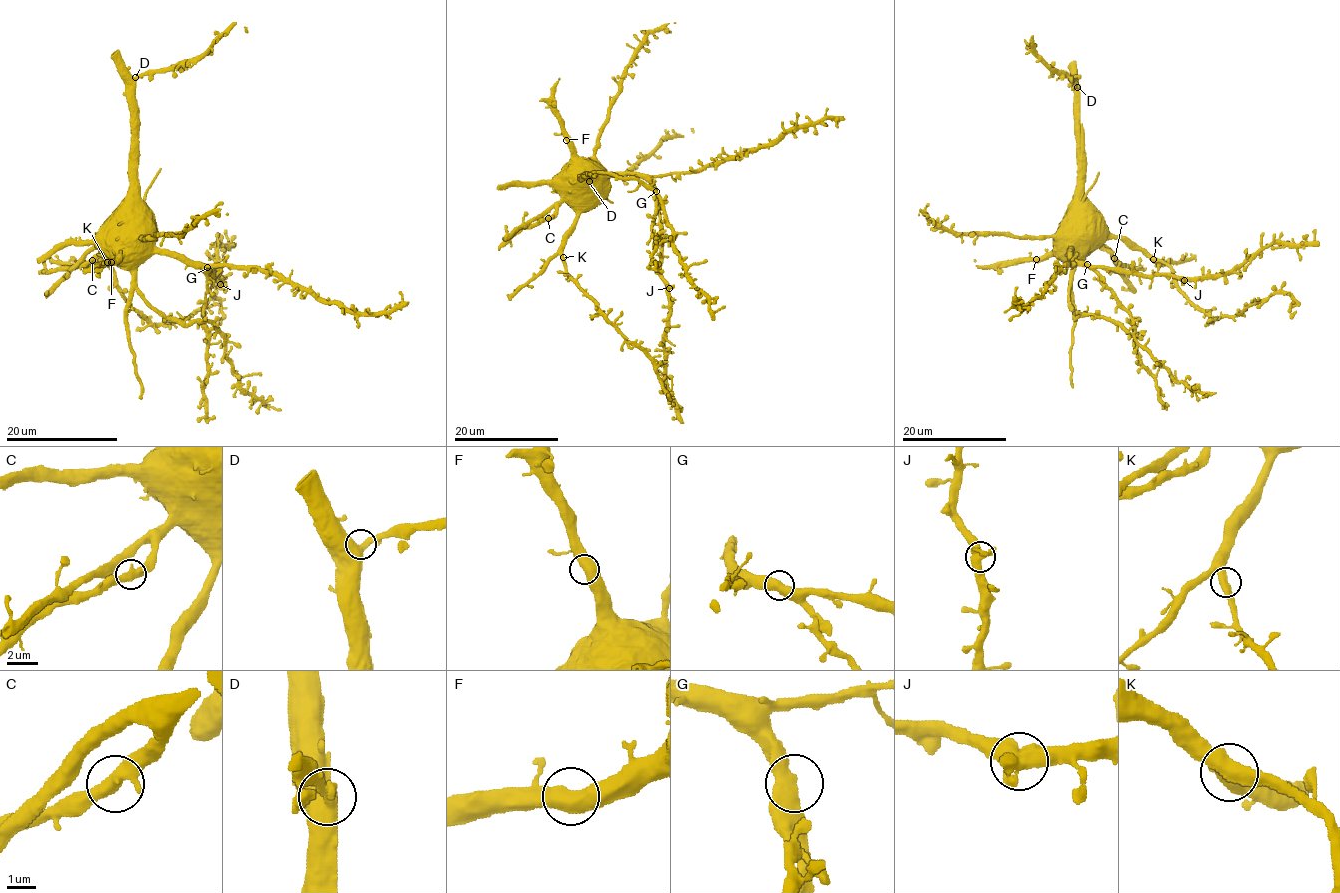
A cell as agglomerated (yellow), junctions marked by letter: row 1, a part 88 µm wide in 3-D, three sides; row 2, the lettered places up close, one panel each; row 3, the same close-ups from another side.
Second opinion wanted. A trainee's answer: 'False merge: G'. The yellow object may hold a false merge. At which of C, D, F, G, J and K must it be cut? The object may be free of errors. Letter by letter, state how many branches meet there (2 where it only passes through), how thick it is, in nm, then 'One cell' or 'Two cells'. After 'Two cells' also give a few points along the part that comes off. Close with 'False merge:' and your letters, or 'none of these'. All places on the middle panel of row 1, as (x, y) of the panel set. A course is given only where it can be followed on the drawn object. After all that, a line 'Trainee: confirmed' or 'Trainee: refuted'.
C: Branches: 2. Thickness 500 nm. One cell
D: Branches: 2. Thickness 600 nm. One cell
F: Branches: 2. Thickness 550 nm. One cell
G: Branches: 2. Thickness 550 nm. One cell
J: Branches: 2. Thickness 600 nm. One cell
K: Branches: 2. Thickness 500 nm. One cell
False merge: none of these
Trainee: refuted

